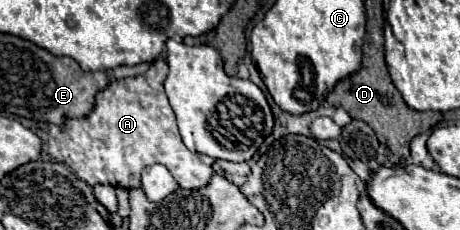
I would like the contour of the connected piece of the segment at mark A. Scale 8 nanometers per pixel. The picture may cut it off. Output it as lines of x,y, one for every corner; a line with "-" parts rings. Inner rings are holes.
160,57
152,63
152,67
146,71
146,75
128,77
120,81
112,81
104,91
96,95
94,109
88,117
82,119
66,119
62,127
48,125
48,153
58,161
68,165
78,179
86,181
90,187
94,185
112,185
122,189
134,189
141,186
140,175
144,167
160,163
164,165
178,185
182,189
202,189
208,185
210,177
214,175
214,169
206,163
202,163
198,153
190,153
178,133
174,111
168,103
168,97
164,93
164,79
168,73
166,61

